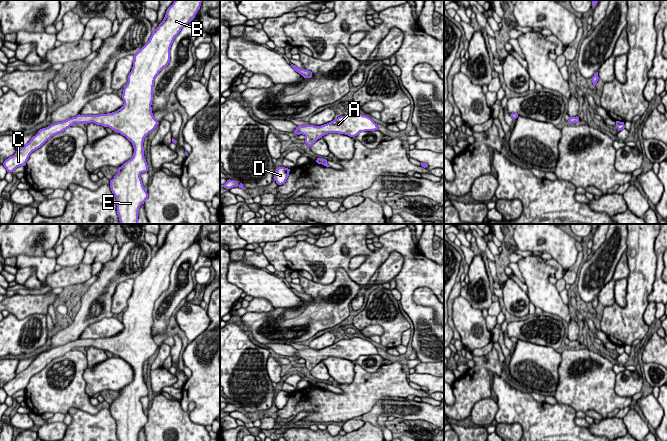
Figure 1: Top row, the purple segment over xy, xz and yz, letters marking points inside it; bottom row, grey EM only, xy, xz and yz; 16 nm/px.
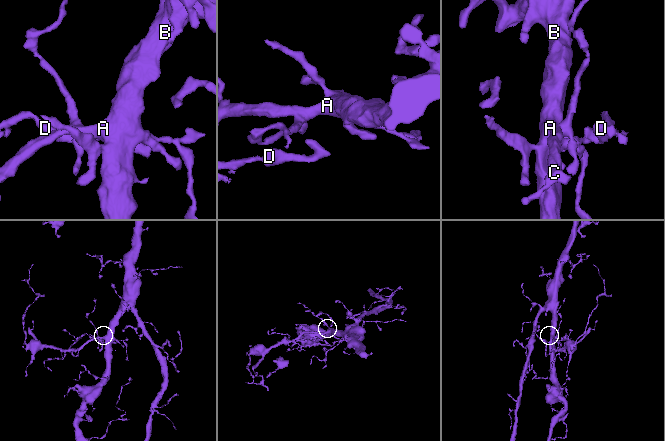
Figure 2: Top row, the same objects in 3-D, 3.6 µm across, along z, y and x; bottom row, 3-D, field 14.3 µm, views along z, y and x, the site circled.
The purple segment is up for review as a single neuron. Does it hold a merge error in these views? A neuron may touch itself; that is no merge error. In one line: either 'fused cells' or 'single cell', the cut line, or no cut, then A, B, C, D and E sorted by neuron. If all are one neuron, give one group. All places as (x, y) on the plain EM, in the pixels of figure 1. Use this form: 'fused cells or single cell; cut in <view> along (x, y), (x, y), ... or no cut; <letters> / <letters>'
single cell; no cut; A B C D E

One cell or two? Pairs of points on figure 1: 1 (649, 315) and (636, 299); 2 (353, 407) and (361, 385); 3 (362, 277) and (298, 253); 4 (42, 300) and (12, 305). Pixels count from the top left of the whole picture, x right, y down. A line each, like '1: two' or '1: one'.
1: two
2: one
3: one
4: one

